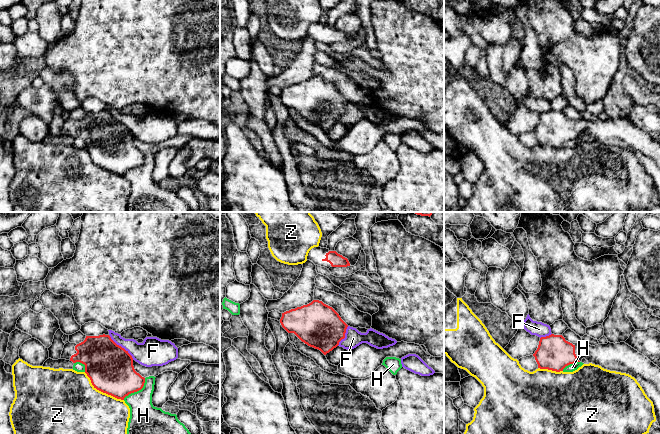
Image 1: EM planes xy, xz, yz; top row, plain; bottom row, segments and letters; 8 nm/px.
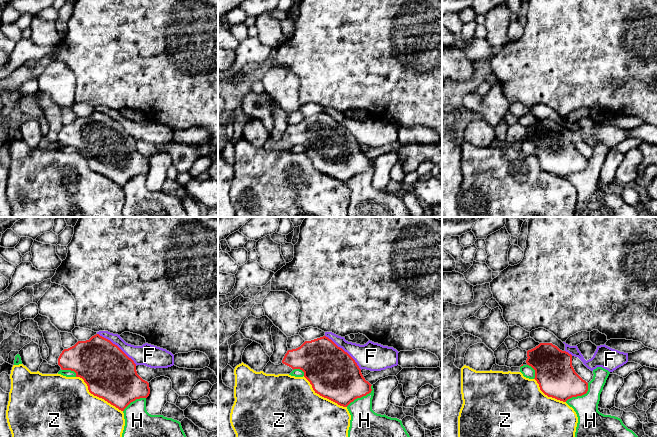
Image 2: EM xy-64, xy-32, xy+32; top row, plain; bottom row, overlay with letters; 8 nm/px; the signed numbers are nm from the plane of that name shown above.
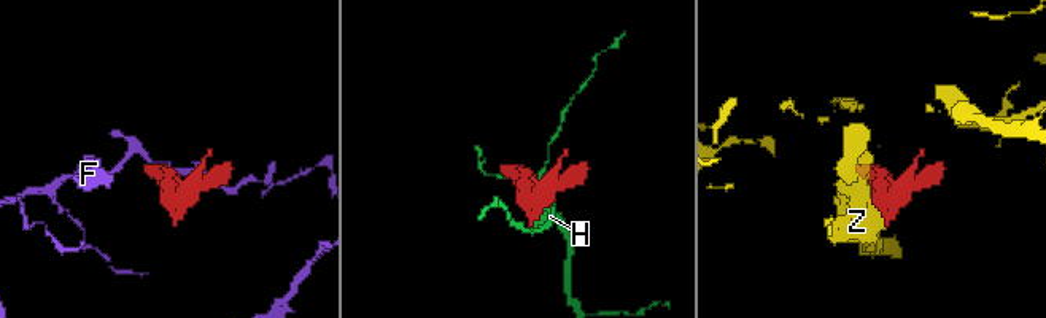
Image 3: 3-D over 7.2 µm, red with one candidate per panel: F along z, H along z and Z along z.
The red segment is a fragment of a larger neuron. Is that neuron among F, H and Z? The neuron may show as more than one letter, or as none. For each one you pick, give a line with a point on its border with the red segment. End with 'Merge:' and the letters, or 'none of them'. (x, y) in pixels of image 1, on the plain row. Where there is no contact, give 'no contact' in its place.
Merge: none of them

